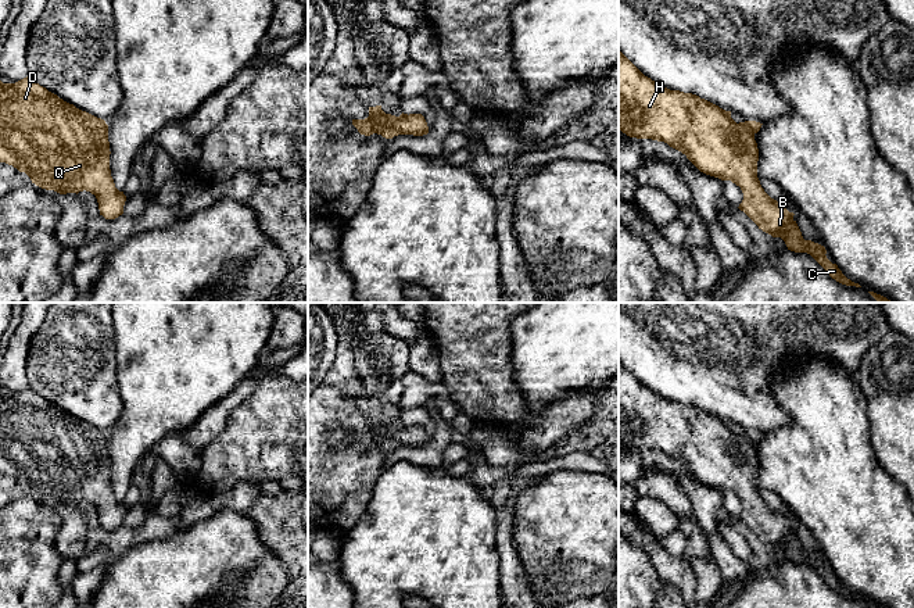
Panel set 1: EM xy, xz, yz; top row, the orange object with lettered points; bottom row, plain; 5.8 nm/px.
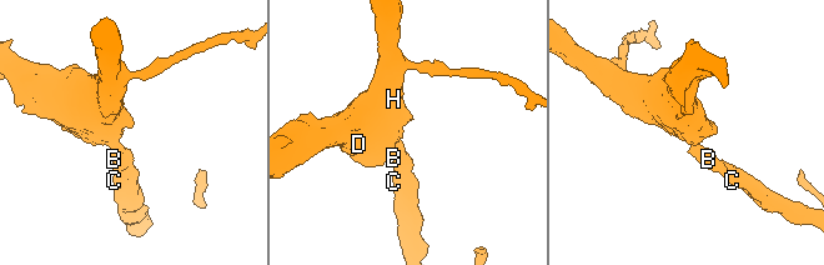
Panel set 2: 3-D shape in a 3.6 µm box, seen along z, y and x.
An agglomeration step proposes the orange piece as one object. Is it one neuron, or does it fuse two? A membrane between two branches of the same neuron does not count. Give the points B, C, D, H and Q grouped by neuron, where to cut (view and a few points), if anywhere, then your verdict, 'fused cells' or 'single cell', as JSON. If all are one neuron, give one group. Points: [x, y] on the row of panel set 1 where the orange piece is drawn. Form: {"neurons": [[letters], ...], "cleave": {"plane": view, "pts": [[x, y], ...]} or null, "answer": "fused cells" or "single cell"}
{"neurons": [["B", "C", "D", "H", "Q"]], "cleave": null, "answer": "single cell"}

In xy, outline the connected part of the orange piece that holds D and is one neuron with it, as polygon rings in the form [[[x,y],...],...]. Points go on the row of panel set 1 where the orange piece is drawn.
[[[29,76],[15,82],[0,81],[0,162],[25,172],[36,186],[60,194],[90,192],[96,196],[100,215],[115,219],[123,214],[126,196],[115,187],[110,169],[108,125],[49,92]]]

